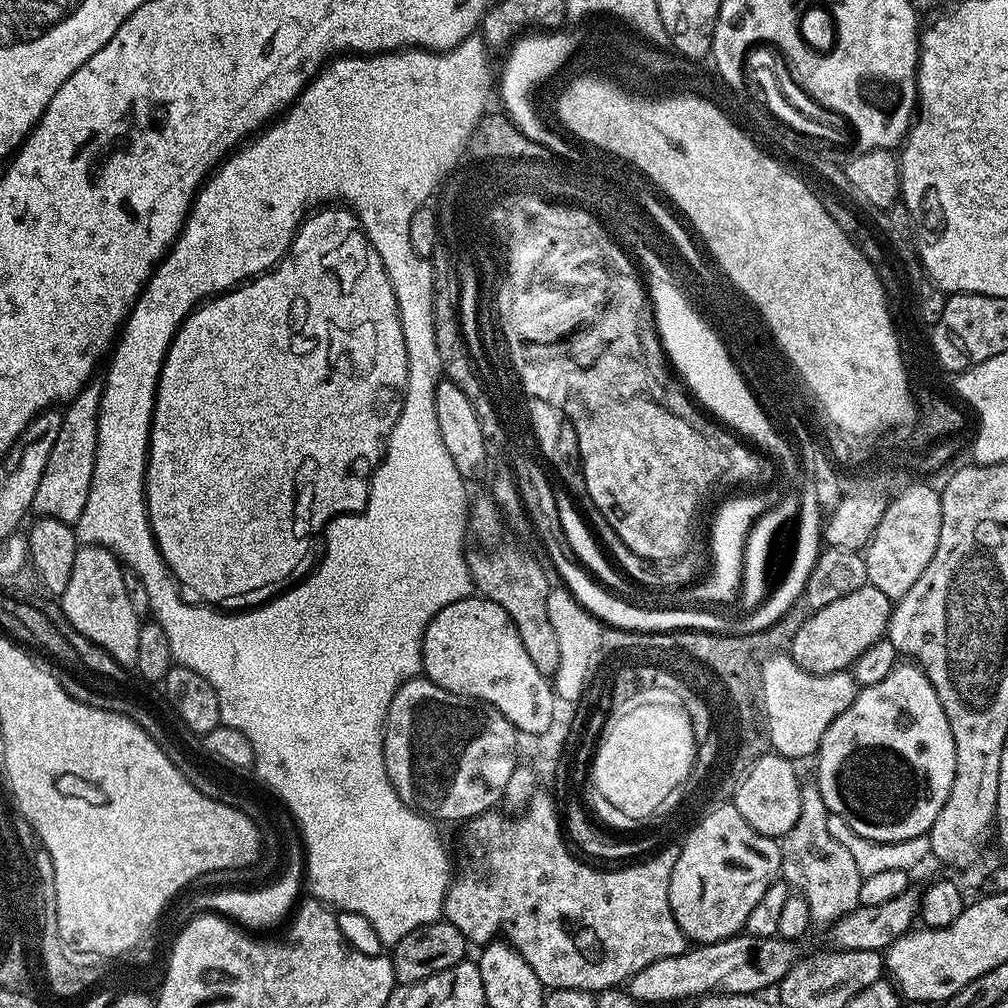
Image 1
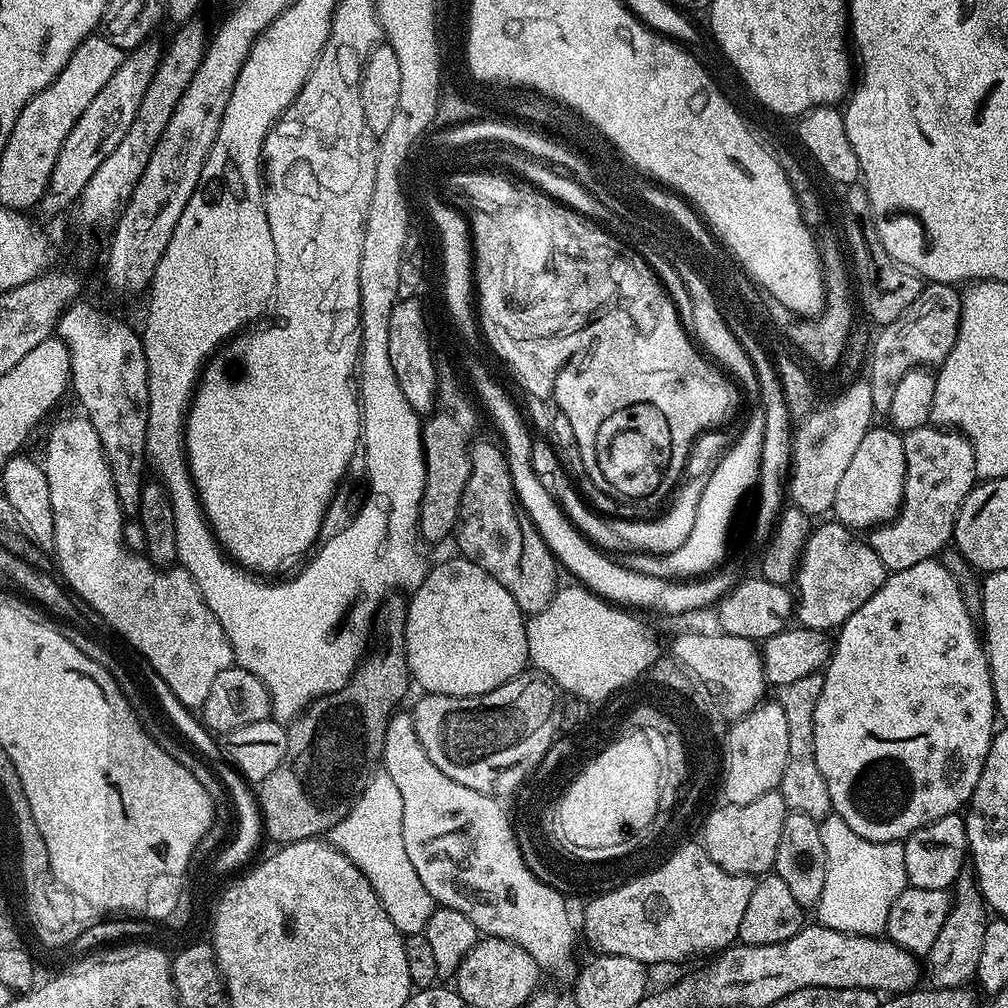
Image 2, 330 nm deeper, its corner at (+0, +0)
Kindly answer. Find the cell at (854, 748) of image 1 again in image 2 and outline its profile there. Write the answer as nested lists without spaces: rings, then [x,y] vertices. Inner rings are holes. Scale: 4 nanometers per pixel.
[[[936,558],[918,562],[918,566],[910,566],[910,570],[891,573],[883,586],[840,625],[834,636],[832,657],[822,672],[822,695],[818,698],[818,706],[814,706],[814,758],[818,758],[818,770],[822,770],[822,778],[826,778],[833,813],[840,816],[842,822],[854,830],[854,834],[862,834],[862,838],[870,842],[903,842],[922,826],[943,816],[959,813],[972,799],[974,786],[978,786],[986,754],[992,745],[994,729],[998,724],[992,671],[977,621],[976,624],[972,621],[969,601],[964,599],[961,581],[956,580],[959,580],[957,573]]]

